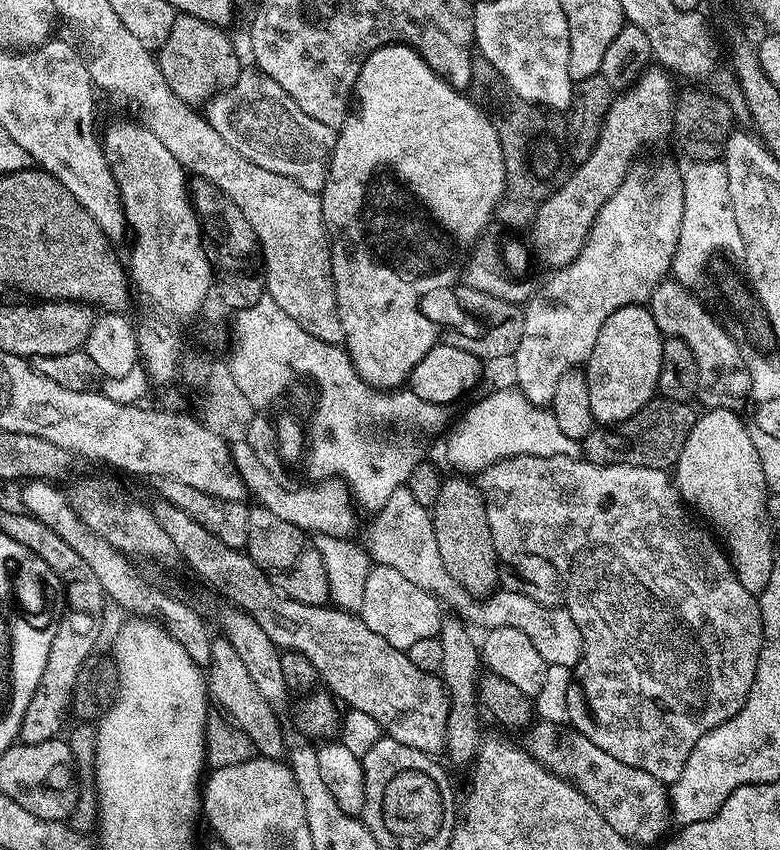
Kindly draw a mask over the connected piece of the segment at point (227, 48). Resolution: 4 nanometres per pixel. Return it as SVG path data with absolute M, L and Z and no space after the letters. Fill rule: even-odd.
M177 15L170 38L158 49L158 63L170 90L182 102L193 106L207 105L219 92L238 82L242 71L240 56L223 27L204 22L202 18Z

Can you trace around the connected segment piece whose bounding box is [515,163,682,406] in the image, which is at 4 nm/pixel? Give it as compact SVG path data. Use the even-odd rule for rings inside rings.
M642 164L633 167L622 182L622 186L618 186L618 190L614 190L614 194L606 202L606 206L602 206L602 210L598 210L598 214L594 218L594 226L588 235L588 241L578 254L578 258L574 258L574 262L570 262L565 268L555 269L549 275L552 277L549 278L548 285L544 288L544 296L540 296L540 294L533 295L532 299L523 305L522 342L518 342L518 350L515 355L517 360L515 387L532 404L551 405L554 398L554 386L558 386L558 378L562 378L562 374L566 374L566 370L583 365L590 358L590 354L594 350L594 342L598 342L598 330L602 330L602 322L606 322L606 318L610 318L610 314L614 314L614 310L618 310L622 306L644 304L651 301L656 287L671 273L672 259L678 246L678 230L682 226L682 172L679 167L675 168L672 164Z

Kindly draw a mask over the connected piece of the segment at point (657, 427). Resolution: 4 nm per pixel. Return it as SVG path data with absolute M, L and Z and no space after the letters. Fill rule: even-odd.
M654 398L649 404L642 406L638 414L626 418L621 424L593 427L590 435L582 441L583 459L590 461L591 464L633 464L653 467L652 455L656 452L656 432L660 432L661 454L671 457L674 449L686 446L686 438L696 425L697 413L692 412L692 407L691 403L675 404L672 400ZM663 412L668 415L664 421L652 417L660 416Z

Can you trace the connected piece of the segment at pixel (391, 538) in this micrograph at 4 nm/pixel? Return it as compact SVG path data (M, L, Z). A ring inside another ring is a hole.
M407 486L394 490L385 505L380 507L368 524L368 540L366 547L369 557L376 564L390 566L390 570L398 570L414 586L422 586L430 595L435 596L441 605L448 604L457 617L463 618L469 625L477 624L480 630L510 626L514 630L522 630L530 642L538 649L538 654L549 666L556 670L575 669L582 655L582 634L570 618L567 608L563 606L548 607L532 601L524 594L497 590L490 596L477 598L470 596L454 578L450 578L450 570L442 566L442 558L438 554L438 538L434 534L432 513L418 498L414 498Z

